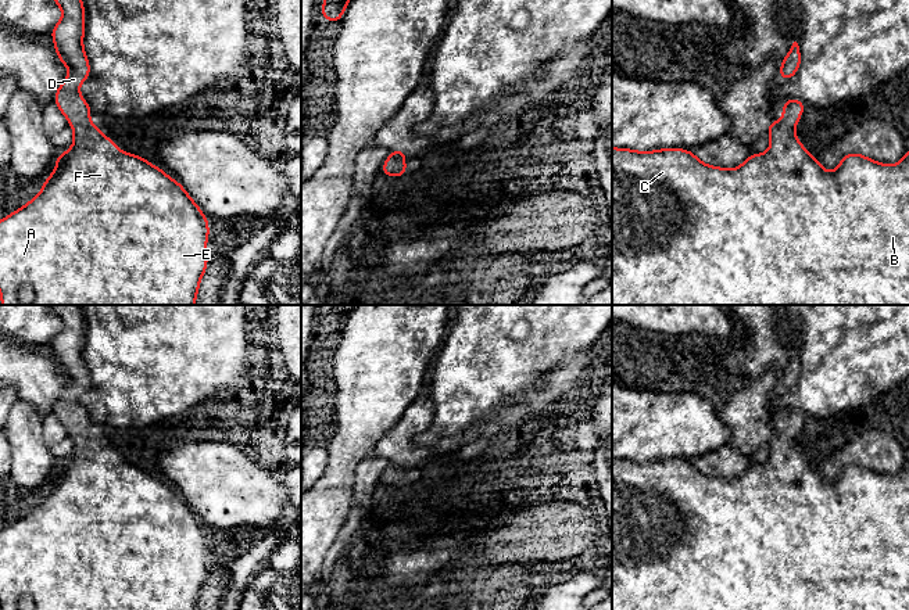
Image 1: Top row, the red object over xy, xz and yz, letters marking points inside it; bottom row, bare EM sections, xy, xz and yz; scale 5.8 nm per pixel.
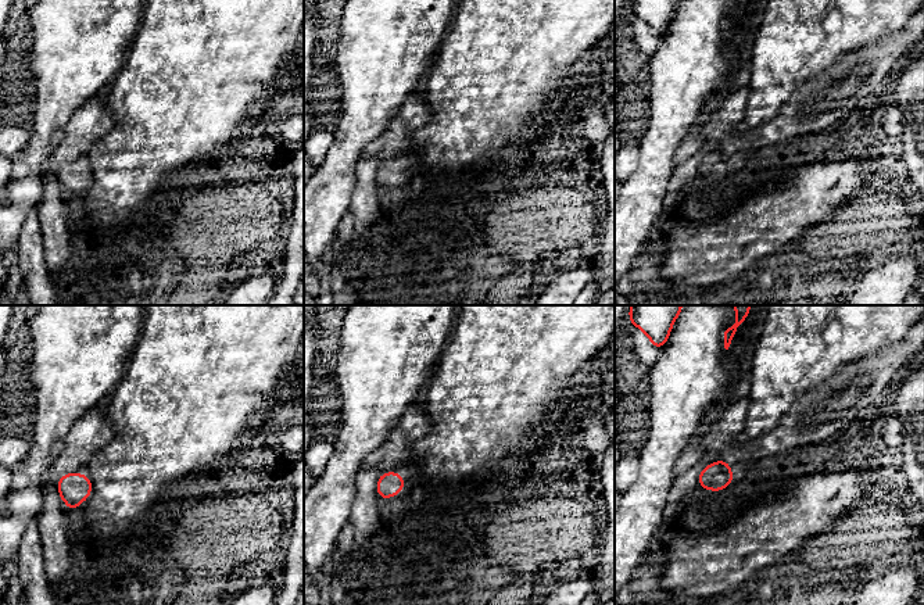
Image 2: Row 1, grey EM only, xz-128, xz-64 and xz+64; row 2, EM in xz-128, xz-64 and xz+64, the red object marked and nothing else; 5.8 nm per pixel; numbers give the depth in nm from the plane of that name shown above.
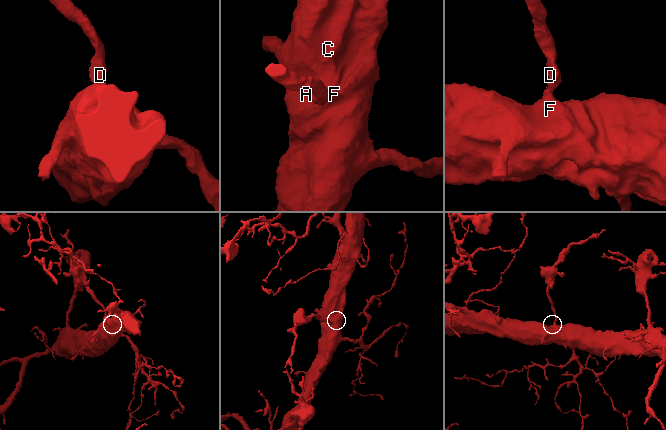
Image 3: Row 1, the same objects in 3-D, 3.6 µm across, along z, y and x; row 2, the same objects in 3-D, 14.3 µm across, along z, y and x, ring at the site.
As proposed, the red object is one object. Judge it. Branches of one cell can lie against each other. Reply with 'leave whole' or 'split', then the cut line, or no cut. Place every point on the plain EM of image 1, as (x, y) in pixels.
leave whole | no cut

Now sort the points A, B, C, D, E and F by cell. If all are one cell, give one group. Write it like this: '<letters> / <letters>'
A B C D E F

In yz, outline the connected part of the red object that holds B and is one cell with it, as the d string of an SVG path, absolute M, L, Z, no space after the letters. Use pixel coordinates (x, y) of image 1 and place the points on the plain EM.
M788 409L783 416L783 431L769 434L770 459L763 464L749 466L740 478L724 480L709 477L698 470L693 462L681 459L662 459L655 462L636 462L612 458L612 610L909 610L909 462L897 476L885 476L865 466L851 463L841 469L840 476L833 482L822 478L817 469L799 453L794 438L799 434L799 427L805 420L801 410Z

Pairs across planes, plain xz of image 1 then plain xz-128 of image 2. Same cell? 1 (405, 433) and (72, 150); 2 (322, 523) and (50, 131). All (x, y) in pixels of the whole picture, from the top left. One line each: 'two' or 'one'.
1: one
2: one

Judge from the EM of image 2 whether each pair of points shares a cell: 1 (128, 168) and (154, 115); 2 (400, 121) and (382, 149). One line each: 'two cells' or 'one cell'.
1: one cell
2: one cell

